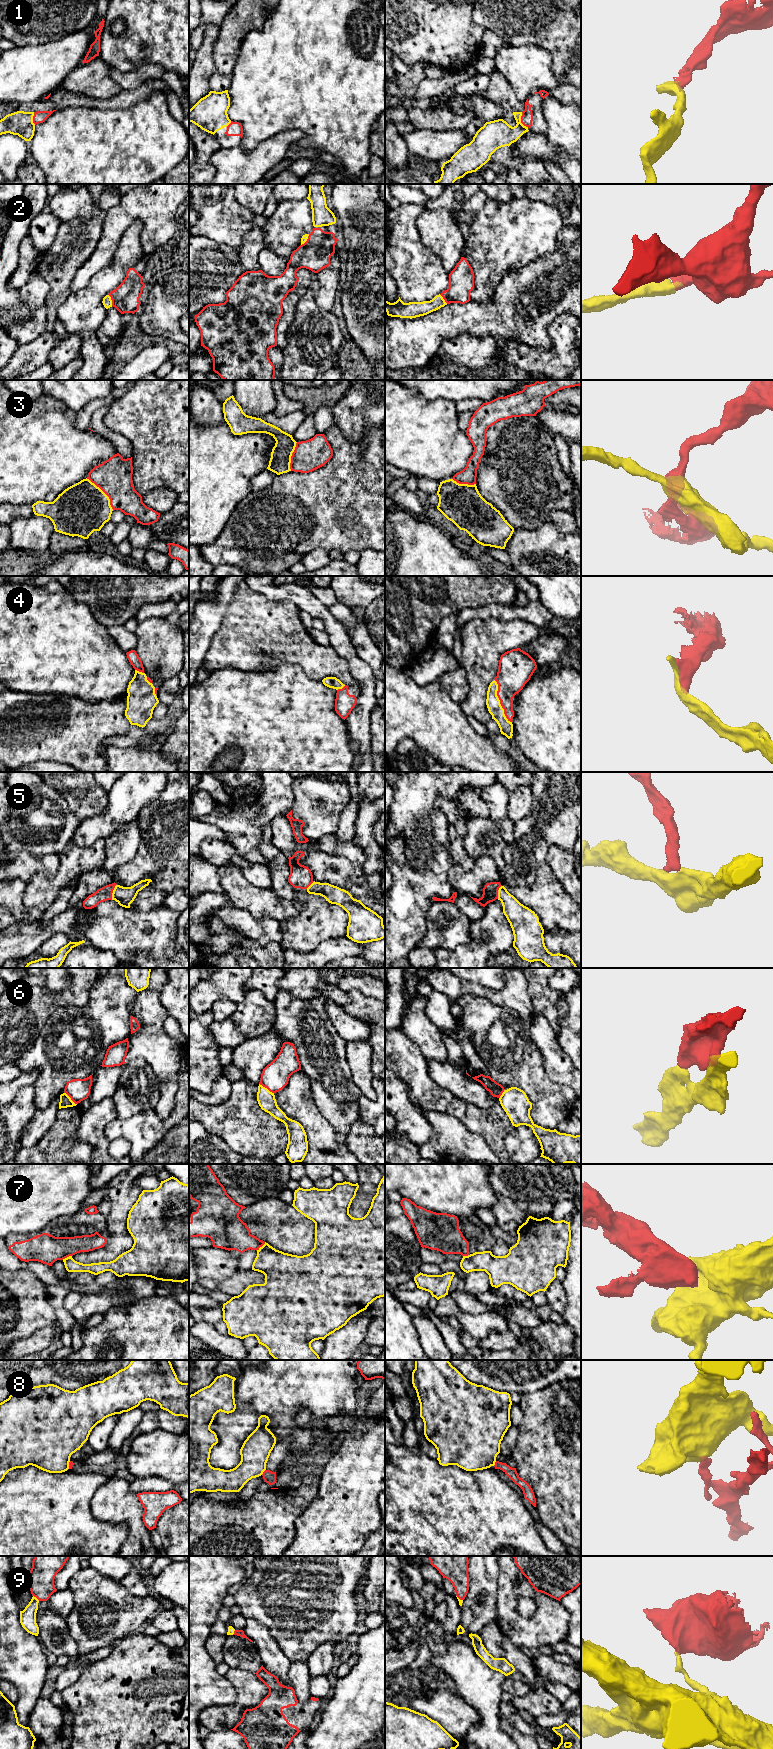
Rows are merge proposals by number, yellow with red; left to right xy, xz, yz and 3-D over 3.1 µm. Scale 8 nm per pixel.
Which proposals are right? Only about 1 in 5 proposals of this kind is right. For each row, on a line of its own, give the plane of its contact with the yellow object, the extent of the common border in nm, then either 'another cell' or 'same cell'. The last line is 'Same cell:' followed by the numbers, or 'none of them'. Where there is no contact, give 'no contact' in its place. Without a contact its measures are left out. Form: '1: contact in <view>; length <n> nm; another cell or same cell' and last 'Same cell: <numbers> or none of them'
1: contact in yz; length 140 nm; same cell
2: contact in xy; length 100 nm; same cell
3: contact in xy; length 340 nm; another cell
4: contact in yz; length 380 nm; same cell
5: contact in xy; length 130 nm; another cell
6: contact in xz; length 150 nm; another cell
7: contact in xz; length 100 nm; another cell
8: contact in xz; length 60 nm; another cell
9: contact in xy; length 70 nm; same cell
Same cell: 1, 2, 4, 9

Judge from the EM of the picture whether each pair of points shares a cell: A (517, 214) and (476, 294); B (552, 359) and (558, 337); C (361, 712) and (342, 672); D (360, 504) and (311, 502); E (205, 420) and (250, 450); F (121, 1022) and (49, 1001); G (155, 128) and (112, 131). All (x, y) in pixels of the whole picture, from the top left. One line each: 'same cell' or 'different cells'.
A: same cell
B: same cell
C: different cells
D: same cell
E: different cells
F: different cells
G: same cell

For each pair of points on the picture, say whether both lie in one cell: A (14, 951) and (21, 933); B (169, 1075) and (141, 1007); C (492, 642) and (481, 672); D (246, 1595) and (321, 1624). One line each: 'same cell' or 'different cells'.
A: same cell
B: same cell
C: same cell
D: same cell

